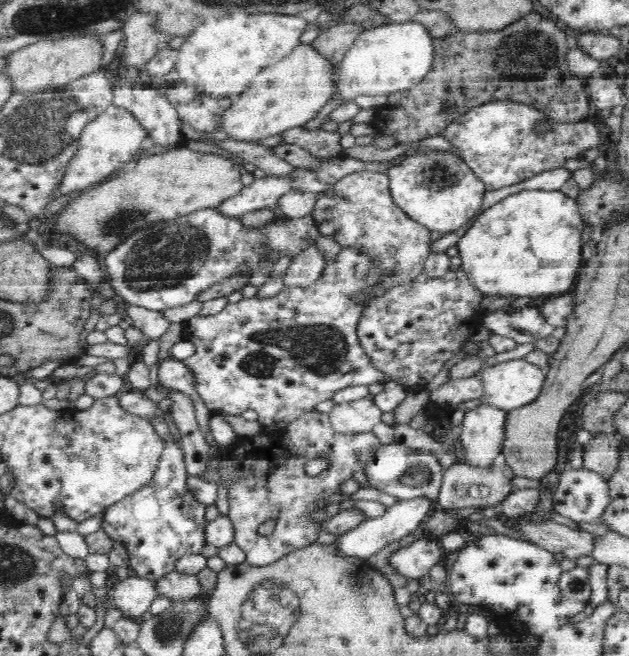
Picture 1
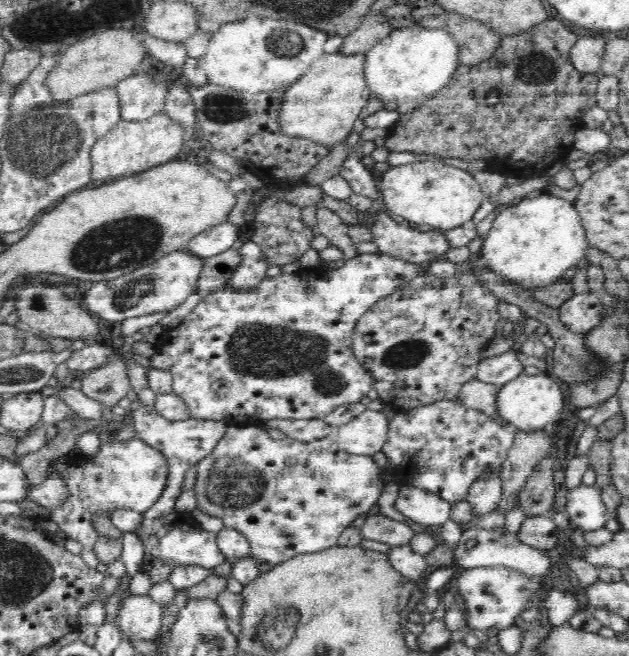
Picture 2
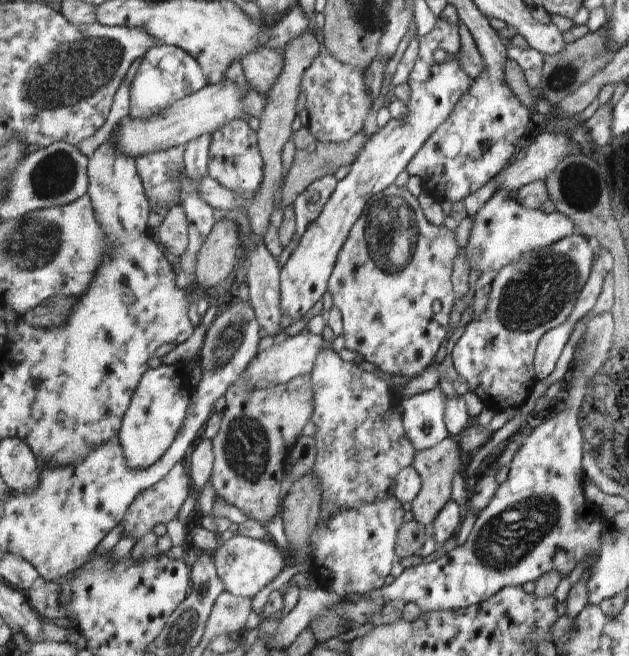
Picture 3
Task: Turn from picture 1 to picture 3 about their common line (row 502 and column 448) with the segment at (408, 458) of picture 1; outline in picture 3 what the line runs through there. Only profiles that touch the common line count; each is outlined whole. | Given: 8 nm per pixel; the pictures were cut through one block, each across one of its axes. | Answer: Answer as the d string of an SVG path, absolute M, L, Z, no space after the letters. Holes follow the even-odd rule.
M437 384L425 393L413 395L410 398L399 397L396 402L395 409L400 412L406 438L408 438L415 451L428 450L449 436L443 415L445 398L446 395L442 393L440 385Z

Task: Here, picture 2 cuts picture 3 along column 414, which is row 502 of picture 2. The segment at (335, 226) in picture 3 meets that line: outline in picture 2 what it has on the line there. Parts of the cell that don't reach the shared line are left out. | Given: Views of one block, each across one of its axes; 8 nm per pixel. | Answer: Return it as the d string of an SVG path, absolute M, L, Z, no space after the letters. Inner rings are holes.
M107 430L102 436L100 448L95 455L88 457L84 454L69 458L69 465L60 475L68 498L53 511L41 507L44 518L56 522L67 538L73 538L83 544L81 557L92 569L98 570L101 565L93 551L93 546L99 539L99 532L94 529L92 522L100 514L110 515L116 508L131 508L140 514L154 508L160 496L166 490L169 470L166 457L158 449L148 445L137 436L125 442L118 442L114 432Z

